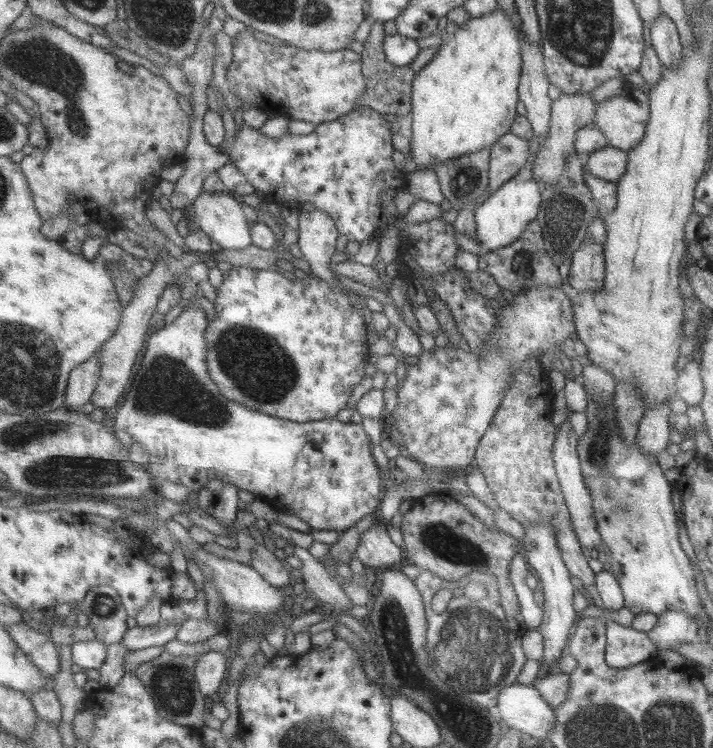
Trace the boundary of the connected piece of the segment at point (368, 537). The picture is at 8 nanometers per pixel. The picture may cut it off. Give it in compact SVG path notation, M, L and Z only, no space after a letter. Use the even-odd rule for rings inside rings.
M382 519L377 525L363 533L359 548L353 558L359 559L367 570L386 567L396 568L403 560L401 548L391 540L387 523Z

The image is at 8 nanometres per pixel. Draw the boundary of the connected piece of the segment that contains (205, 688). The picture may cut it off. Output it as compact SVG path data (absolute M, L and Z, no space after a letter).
M207 651L197 664L197 681L201 691L208 697L217 694L228 678L229 658L225 653Z

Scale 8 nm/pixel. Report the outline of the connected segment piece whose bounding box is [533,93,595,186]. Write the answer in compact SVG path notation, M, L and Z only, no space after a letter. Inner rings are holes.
M561 93L550 106L549 128L547 138L539 140L538 150L533 165L536 180L540 186L557 185L557 178L563 176L564 159L573 153L575 132L577 129L593 123L595 120L595 102L589 93Z

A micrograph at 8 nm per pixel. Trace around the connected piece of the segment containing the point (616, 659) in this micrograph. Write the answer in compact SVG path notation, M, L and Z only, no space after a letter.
M604 617L599 620L605 624L604 662L610 668L625 669L657 657L659 650L650 642L646 632L621 626Z

